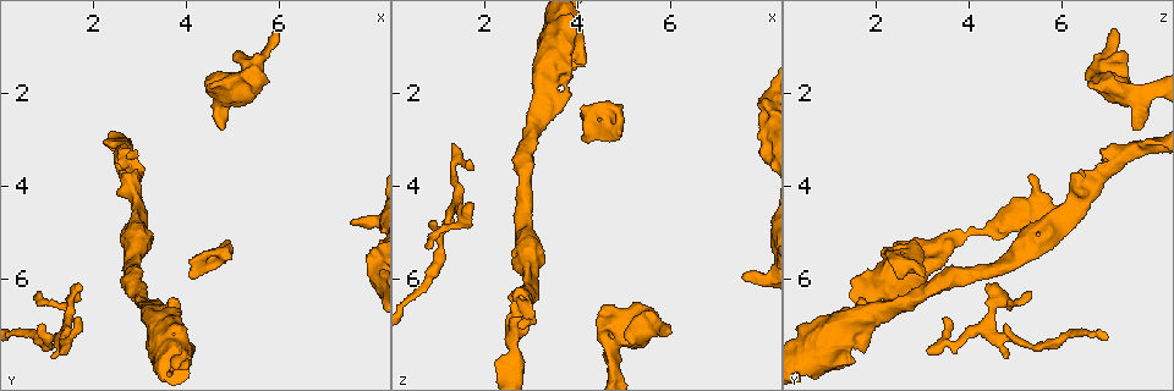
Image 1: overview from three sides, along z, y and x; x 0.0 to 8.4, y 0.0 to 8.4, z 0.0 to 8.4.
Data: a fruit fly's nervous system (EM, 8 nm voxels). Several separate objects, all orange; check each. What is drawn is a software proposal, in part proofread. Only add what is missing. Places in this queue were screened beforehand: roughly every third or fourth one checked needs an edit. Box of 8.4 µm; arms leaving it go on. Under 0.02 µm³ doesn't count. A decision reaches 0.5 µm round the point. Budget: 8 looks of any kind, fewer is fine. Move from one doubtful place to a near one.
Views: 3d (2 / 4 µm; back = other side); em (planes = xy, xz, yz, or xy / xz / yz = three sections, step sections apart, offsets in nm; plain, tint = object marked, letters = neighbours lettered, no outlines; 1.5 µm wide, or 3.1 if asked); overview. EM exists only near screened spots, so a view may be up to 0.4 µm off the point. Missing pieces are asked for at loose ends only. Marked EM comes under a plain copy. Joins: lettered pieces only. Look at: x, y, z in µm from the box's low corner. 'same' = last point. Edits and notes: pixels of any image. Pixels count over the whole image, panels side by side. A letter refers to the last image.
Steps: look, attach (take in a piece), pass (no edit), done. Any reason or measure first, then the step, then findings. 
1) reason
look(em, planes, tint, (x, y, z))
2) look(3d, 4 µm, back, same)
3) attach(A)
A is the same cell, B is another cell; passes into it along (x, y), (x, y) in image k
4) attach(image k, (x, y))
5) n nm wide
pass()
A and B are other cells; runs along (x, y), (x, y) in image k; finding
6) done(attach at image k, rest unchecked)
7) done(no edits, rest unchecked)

free end
look(em, yz, step 8, letters, (5.90, 0.65, 7.20))

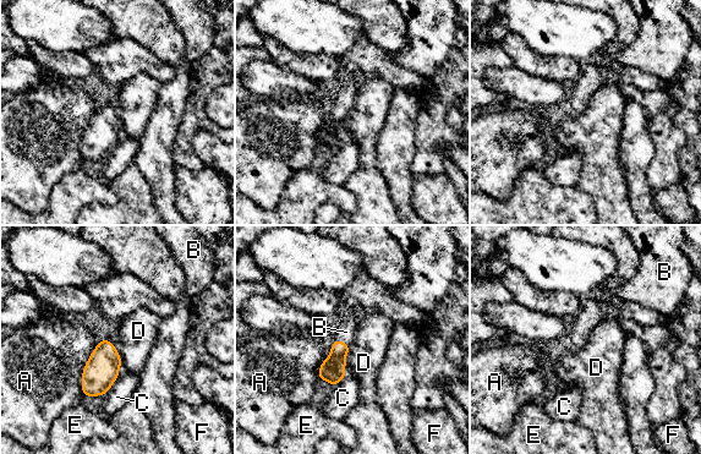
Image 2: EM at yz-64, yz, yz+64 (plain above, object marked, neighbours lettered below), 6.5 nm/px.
look(em, planes, letters, same)

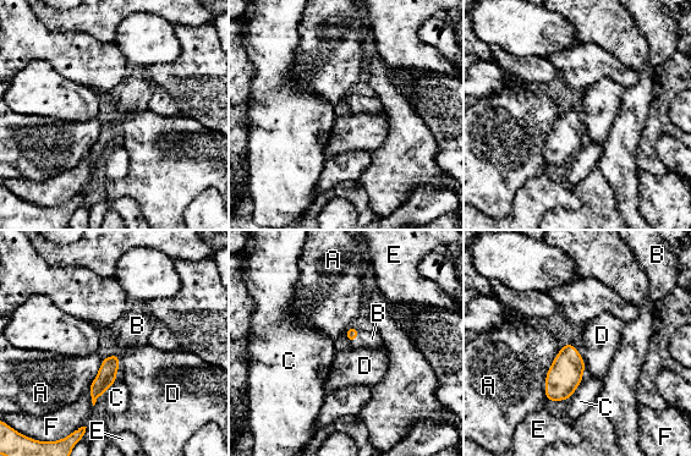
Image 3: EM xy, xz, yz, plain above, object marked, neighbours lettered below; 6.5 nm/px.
attach(B)
B is the same cell, A, C, D, E and F are other cells; passes into it along (351, 333), (357, 335), (372, 339) in image 3; the neuron continues

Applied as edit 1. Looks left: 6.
look(overview)

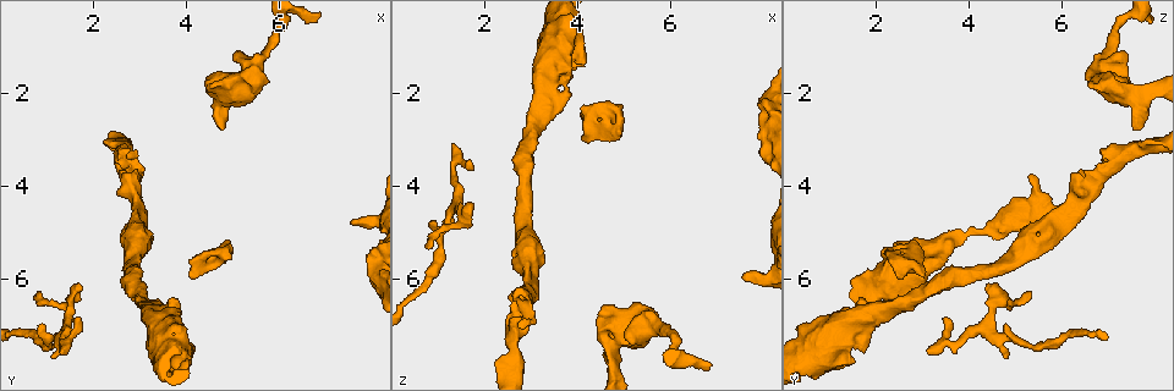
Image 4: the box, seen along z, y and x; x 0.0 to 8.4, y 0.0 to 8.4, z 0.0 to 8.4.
an open end
look(em, planes, letters, (7.65, 4.80, 5.90))

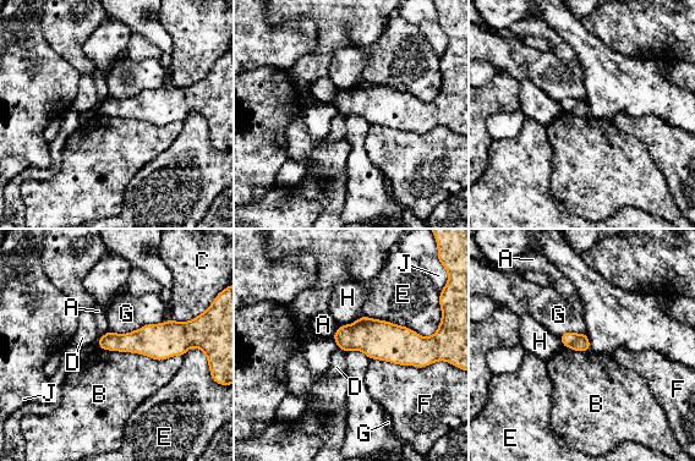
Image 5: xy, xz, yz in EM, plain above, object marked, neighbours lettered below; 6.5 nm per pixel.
pass()
A, B, C, D, E, F, G, H and J are other cells; none of them fits

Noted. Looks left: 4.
free end
look(3d, 4 µm, (0.80, 6.35, 5.30))

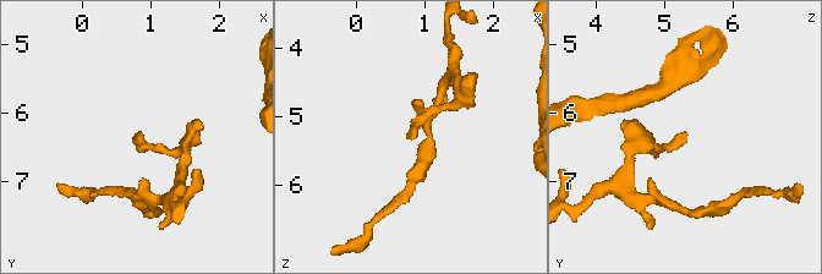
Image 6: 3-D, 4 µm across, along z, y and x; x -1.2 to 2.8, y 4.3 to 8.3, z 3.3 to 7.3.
now the EM
look(em, planes, letters, (0.80, 6.35, 5.35))

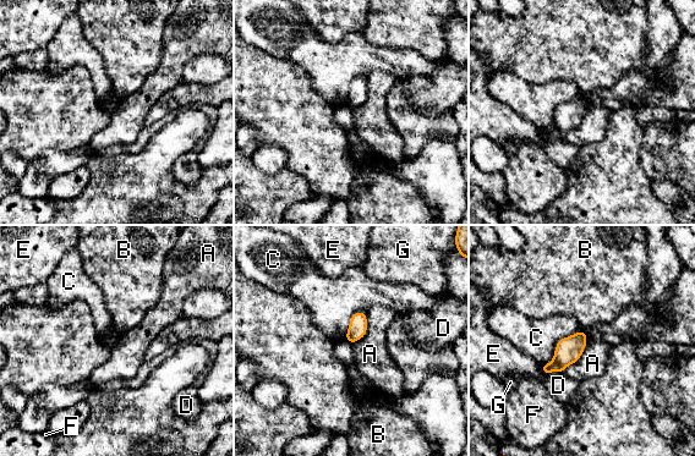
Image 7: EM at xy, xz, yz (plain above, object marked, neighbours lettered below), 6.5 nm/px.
pass()
A, B, C, D, E, F and G are other cells; border along (587, 340), (581, 356), (562, 372) in image 7; none of them fits

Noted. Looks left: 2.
done(attach at image 3, rest unchecked)

